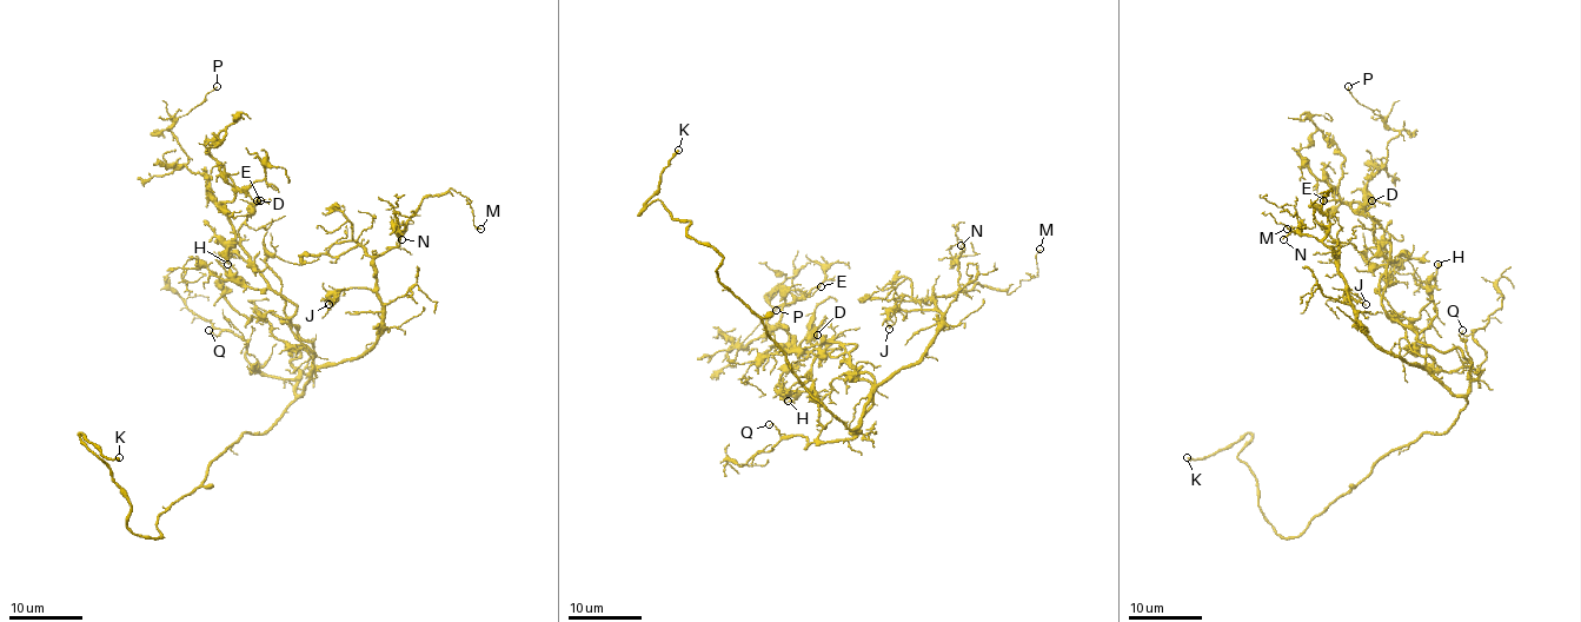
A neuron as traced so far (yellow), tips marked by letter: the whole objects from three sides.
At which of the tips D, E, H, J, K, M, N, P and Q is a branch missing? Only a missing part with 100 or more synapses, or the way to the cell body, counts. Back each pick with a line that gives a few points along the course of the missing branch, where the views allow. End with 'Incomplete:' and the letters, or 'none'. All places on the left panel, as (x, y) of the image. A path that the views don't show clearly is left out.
Incomplete: K

